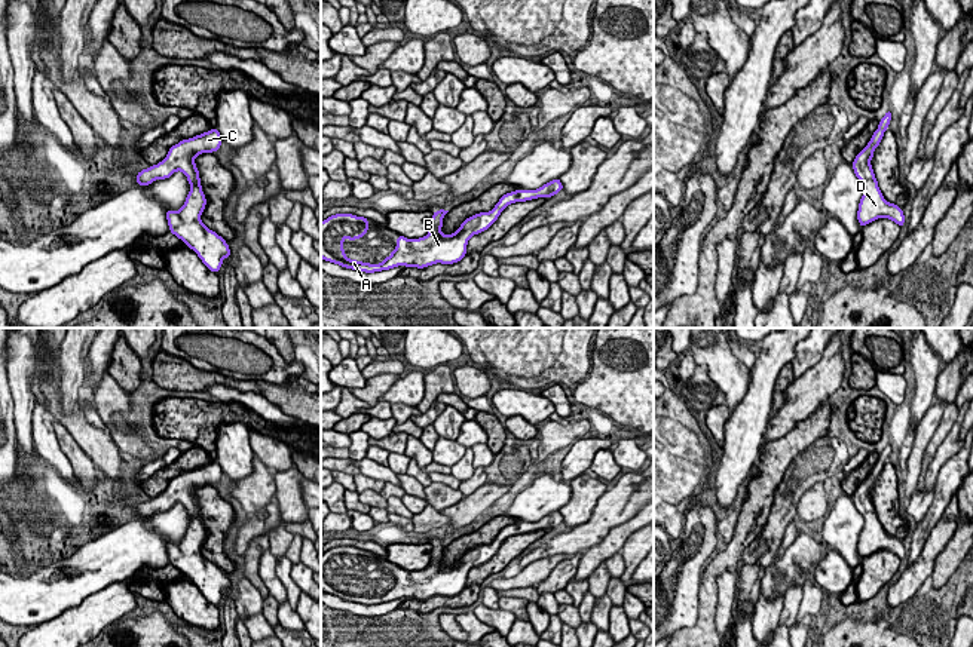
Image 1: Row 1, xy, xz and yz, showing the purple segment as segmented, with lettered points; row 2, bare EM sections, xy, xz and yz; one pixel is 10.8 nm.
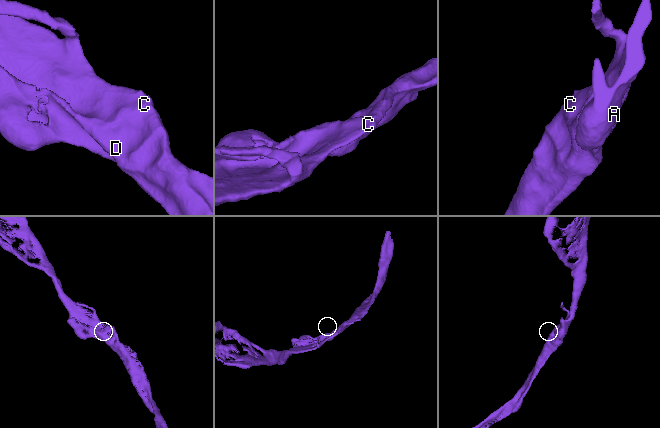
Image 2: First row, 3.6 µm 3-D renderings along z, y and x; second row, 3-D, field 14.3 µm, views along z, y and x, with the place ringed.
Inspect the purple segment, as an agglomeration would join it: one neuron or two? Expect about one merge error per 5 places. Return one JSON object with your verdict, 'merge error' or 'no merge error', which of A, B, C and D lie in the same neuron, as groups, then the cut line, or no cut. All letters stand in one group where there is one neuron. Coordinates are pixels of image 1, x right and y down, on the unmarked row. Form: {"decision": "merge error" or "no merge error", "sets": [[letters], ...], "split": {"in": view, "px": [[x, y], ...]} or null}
{"decision": "no merge error", "sets": [["A", "B", "C", "D"]], "split": null}

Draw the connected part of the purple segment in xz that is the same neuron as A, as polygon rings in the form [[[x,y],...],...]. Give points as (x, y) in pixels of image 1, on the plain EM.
[[[559,510],[544,516],[536,522],[515,522],[504,527],[489,545],[480,545],[466,551],[461,559],[452,565],[441,564],[443,551],[449,545],[438,542],[432,546],[429,565],[419,571],[407,571],[398,567],[397,580],[380,597],[370,597],[351,592],[345,588],[343,570],[348,573],[361,571],[368,562],[368,551],[354,546],[336,546],[321,555],[321,591],[345,601],[374,605],[398,598],[423,601],[437,595],[455,597],[466,588],[468,573],[498,552],[501,545],[511,536],[526,534],[538,530],[553,530],[563,522]]]

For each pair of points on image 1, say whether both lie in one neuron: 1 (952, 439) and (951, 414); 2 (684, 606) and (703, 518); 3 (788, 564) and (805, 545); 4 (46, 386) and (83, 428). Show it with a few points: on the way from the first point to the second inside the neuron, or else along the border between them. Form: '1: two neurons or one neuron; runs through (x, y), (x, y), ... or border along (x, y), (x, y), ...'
1: two neurons; border along (957, 416), (952, 429), (933, 457)
2: one neuron; runs through (684, 583), (684, 569), (700, 552), (704, 540)
3: one neuron; runs through (792, 560), (802, 549)
4: one neuron; runs through (54, 399), (57, 411), (70, 422)

